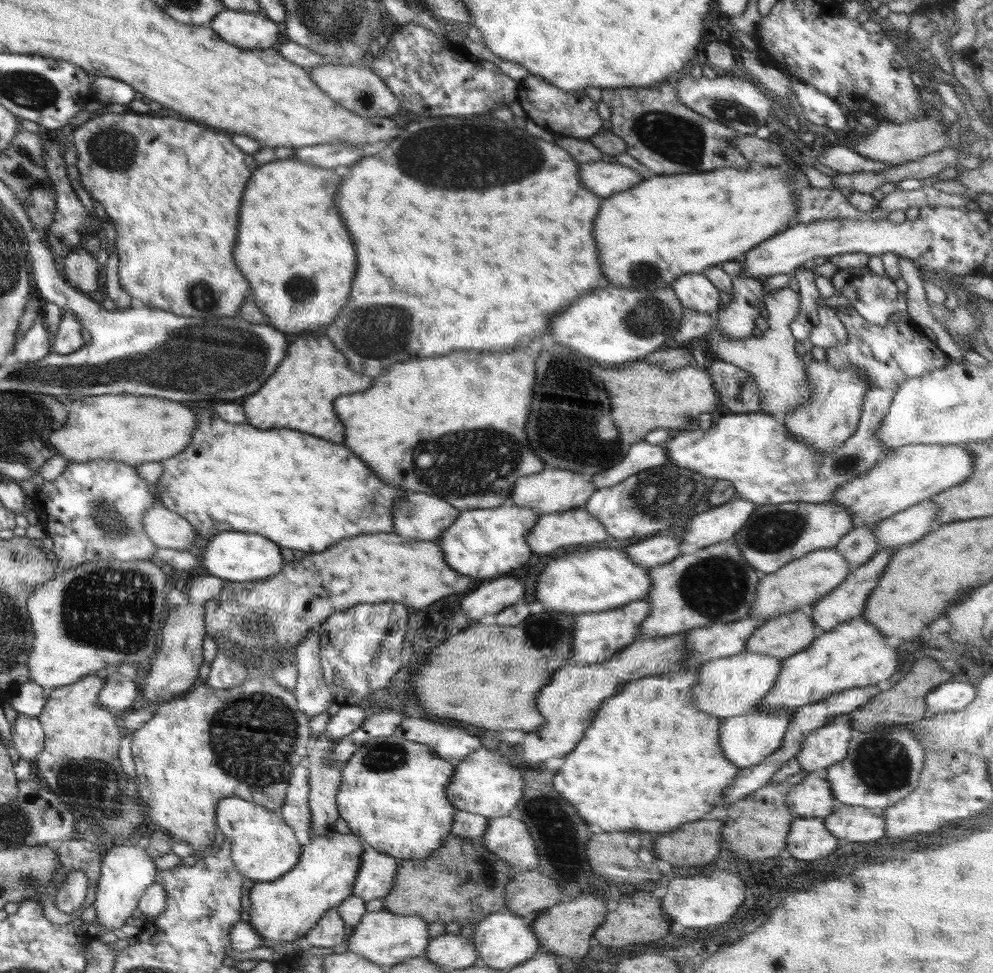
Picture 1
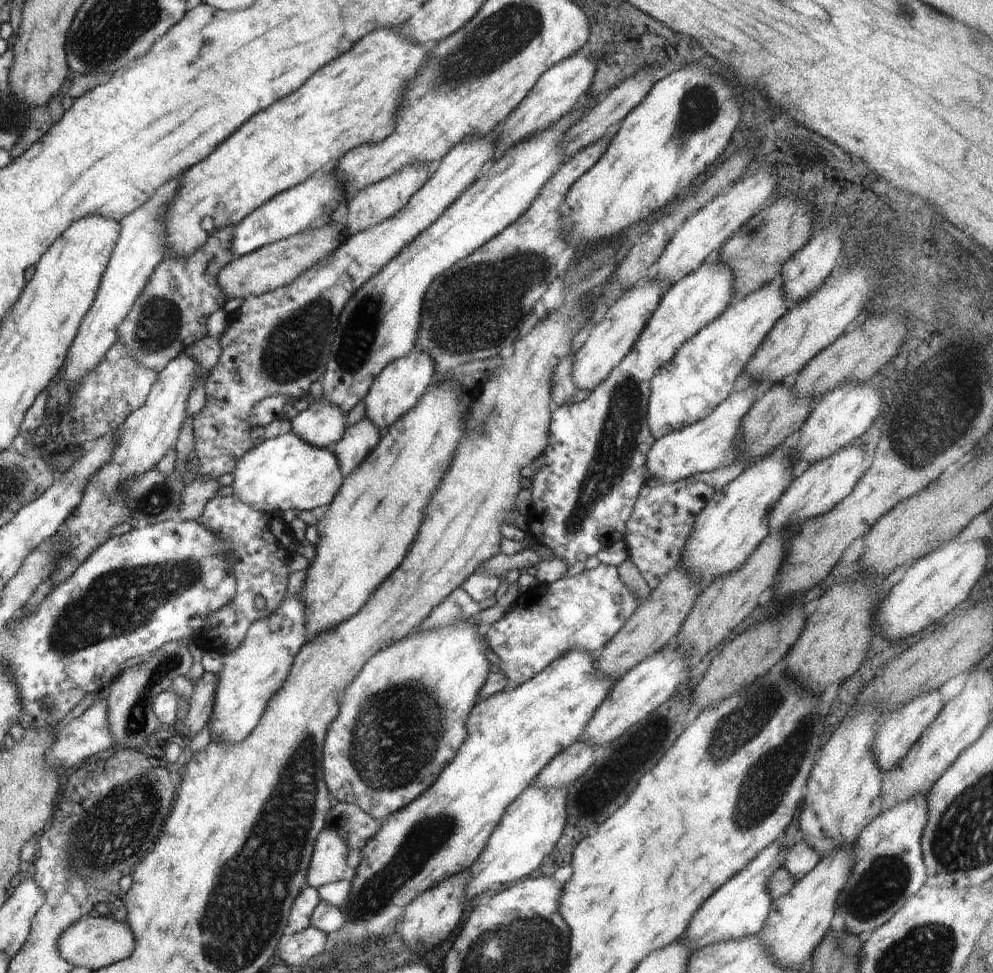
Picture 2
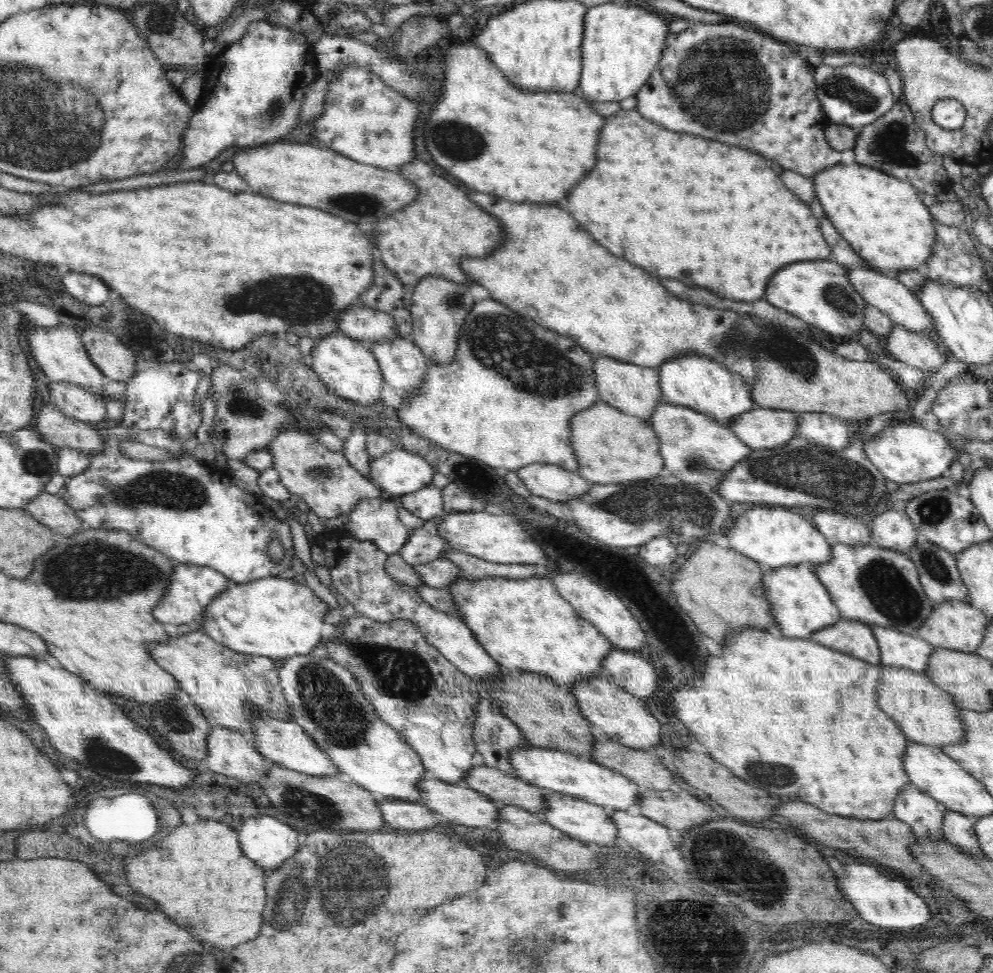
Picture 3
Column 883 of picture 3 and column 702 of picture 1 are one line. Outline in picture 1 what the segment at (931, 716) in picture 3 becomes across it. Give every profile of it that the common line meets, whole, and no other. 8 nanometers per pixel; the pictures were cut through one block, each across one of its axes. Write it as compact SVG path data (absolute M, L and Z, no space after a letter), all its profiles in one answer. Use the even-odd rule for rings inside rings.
M744 650L735 655L711 660L700 667L702 672L700 672L698 684L692 686L692 692L690 693L692 693L693 696L690 702L693 702L702 712L727 719L733 716L745 715L759 706L760 702L767 696L768 692L770 692L770 688L773 688L774 682L777 682L778 674L780 674L780 670L782 670L782 659L772 657L772 655L750 651L746 652L746 650Z

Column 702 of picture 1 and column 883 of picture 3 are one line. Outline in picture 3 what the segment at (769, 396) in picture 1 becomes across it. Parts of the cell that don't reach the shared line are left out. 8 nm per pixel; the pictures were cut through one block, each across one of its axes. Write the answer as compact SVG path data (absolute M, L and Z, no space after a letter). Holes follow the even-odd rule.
M896 323L892 325L891 331L882 339L885 352L892 358L915 366L924 372L936 372L947 361L944 352L938 351L936 343L928 334L912 332Z

